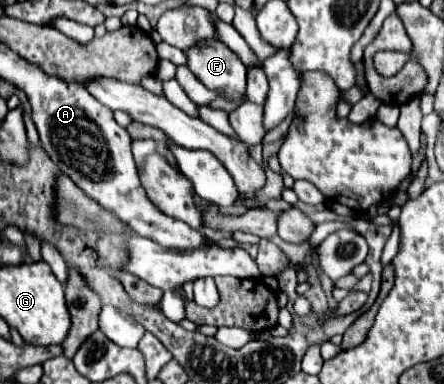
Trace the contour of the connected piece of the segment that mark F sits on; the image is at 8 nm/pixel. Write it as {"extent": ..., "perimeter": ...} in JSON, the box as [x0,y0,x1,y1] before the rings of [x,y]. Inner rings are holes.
{"extent":[185,41,247,101],"perimeter":[[[209,41],[205,45],[195,45],[185,55],[189,59],[189,69],[205,87],[219,91],[221,97],[231,101],[245,99],[247,67],[225,43]]]}

